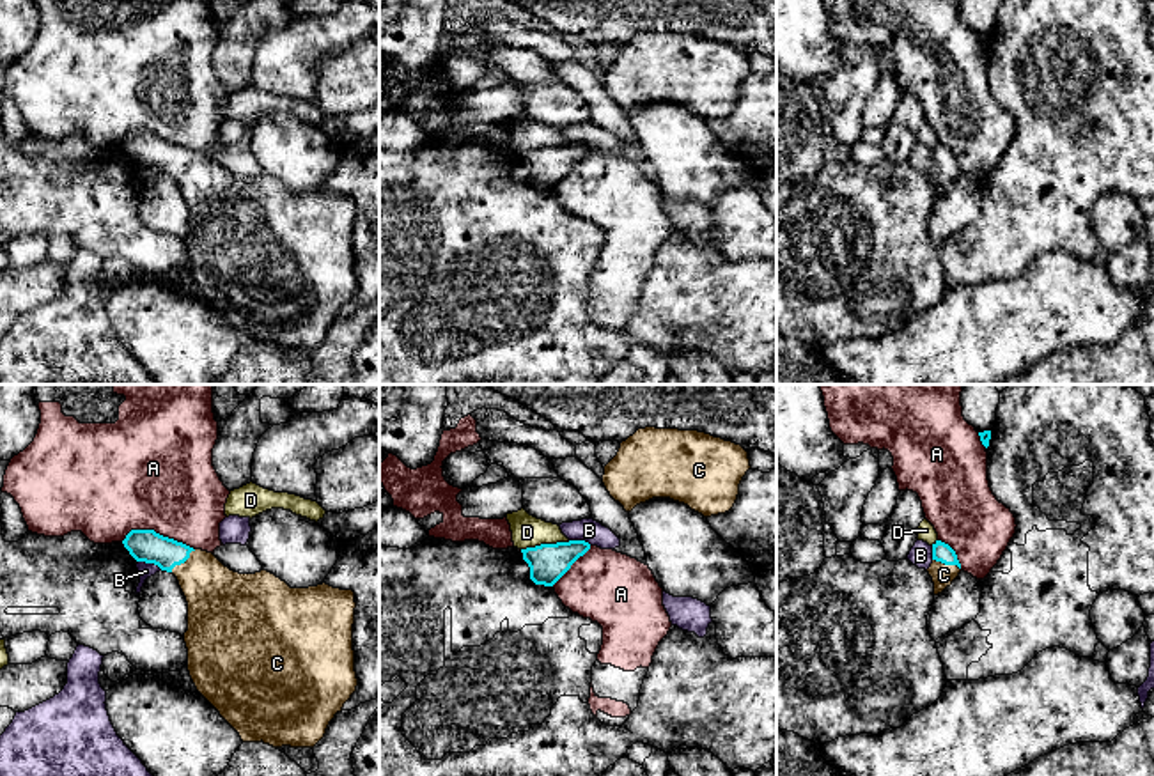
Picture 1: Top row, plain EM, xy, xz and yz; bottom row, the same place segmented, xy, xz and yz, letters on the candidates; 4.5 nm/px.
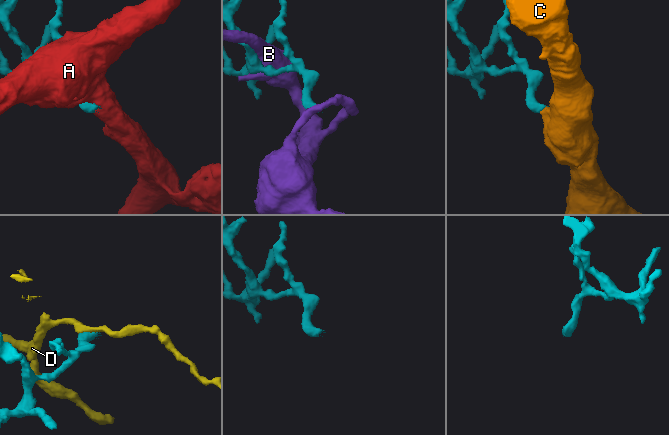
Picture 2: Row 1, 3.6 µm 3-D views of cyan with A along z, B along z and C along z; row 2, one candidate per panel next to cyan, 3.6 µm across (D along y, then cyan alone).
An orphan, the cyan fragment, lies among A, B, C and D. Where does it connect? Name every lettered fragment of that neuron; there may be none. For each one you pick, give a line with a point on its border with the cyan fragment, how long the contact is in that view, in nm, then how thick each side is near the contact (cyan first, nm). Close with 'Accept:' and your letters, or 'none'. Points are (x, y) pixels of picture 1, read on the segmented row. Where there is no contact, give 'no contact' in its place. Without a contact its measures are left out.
C: xy (183, 562) | 160 nm | 150/300 nm
Accept: C

